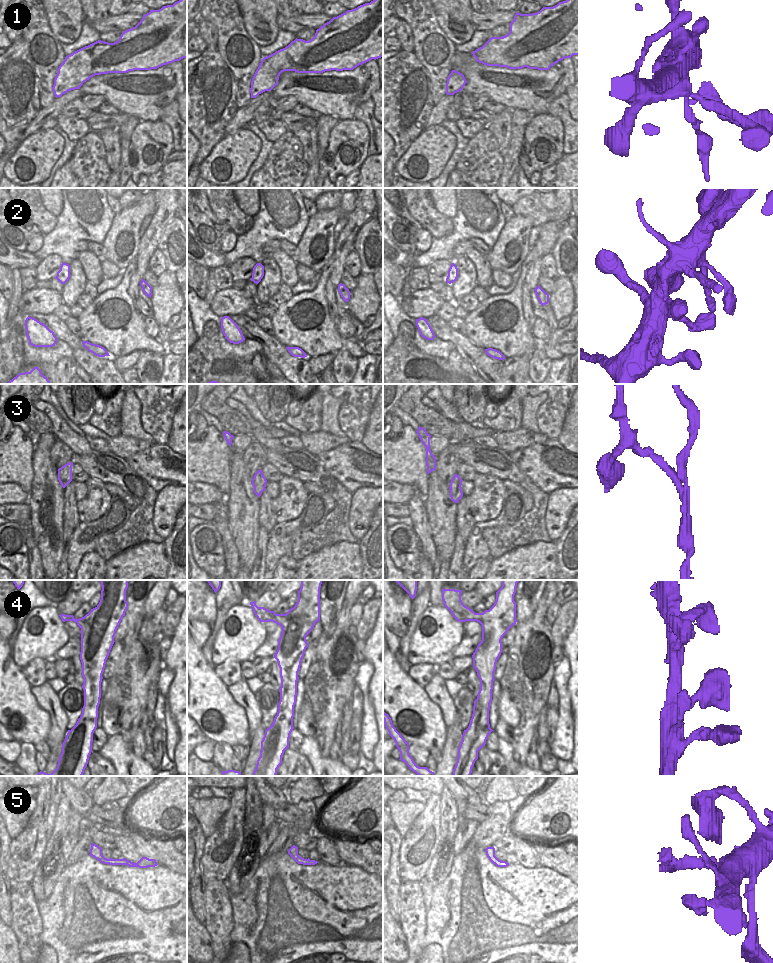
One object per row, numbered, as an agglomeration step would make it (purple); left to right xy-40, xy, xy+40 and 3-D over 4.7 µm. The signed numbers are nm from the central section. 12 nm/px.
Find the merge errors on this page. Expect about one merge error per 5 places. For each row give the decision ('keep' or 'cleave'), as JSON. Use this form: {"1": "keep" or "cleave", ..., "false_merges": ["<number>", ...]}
{"1": "keep", "2": "keep", "3": "cleave", "4": "keep", "5": "keep", "false_merges": ["3"]}

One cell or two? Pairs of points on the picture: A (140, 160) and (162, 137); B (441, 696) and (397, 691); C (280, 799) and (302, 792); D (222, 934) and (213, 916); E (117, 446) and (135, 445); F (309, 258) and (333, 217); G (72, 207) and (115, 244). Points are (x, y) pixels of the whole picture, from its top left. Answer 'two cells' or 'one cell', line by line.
A: one cell
B: two cells
C: two cells
D: one cell
E: one cell
F: one cell
G: two cells

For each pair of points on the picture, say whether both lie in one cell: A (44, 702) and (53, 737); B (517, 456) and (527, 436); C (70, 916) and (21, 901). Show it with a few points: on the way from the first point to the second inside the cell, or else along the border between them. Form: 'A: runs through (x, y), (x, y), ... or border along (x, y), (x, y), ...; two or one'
A: runs through (51, 711), (55, 717), (55, 728); one
B: border along (542, 442), (537, 442), (508, 453); two
C: border along (37, 901), (37, 909), (43, 929); two

